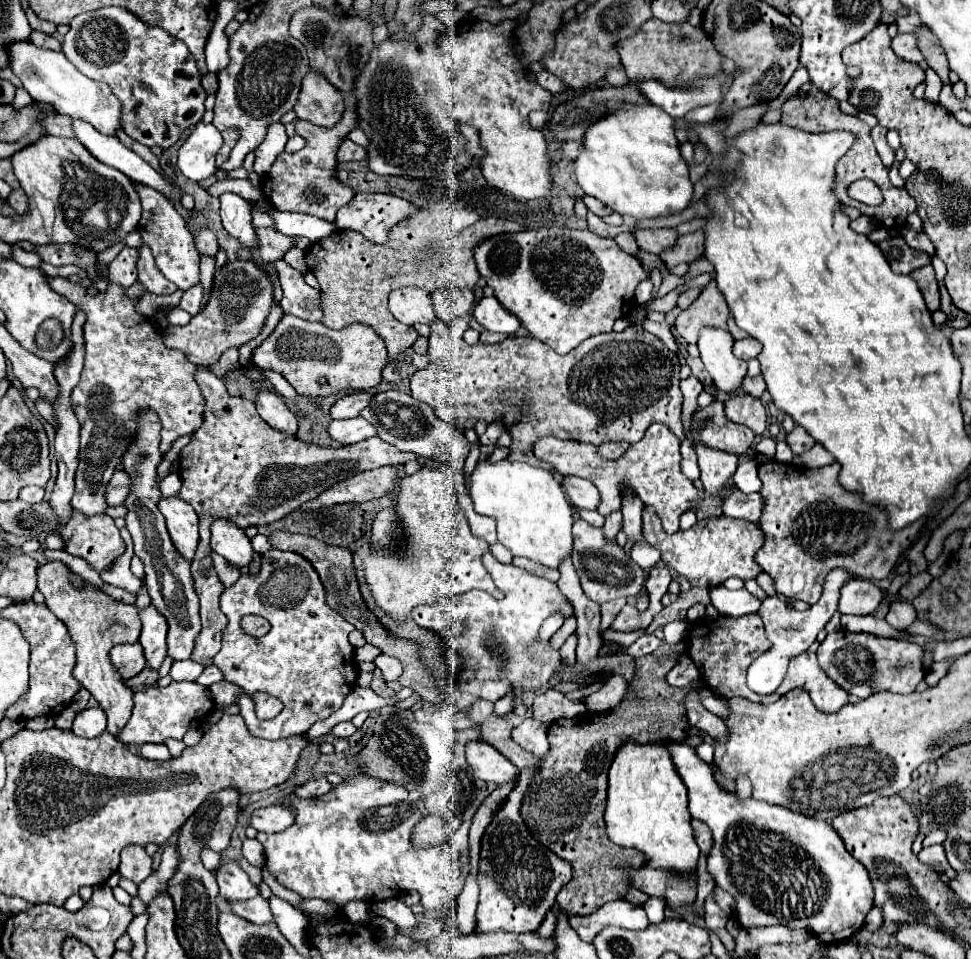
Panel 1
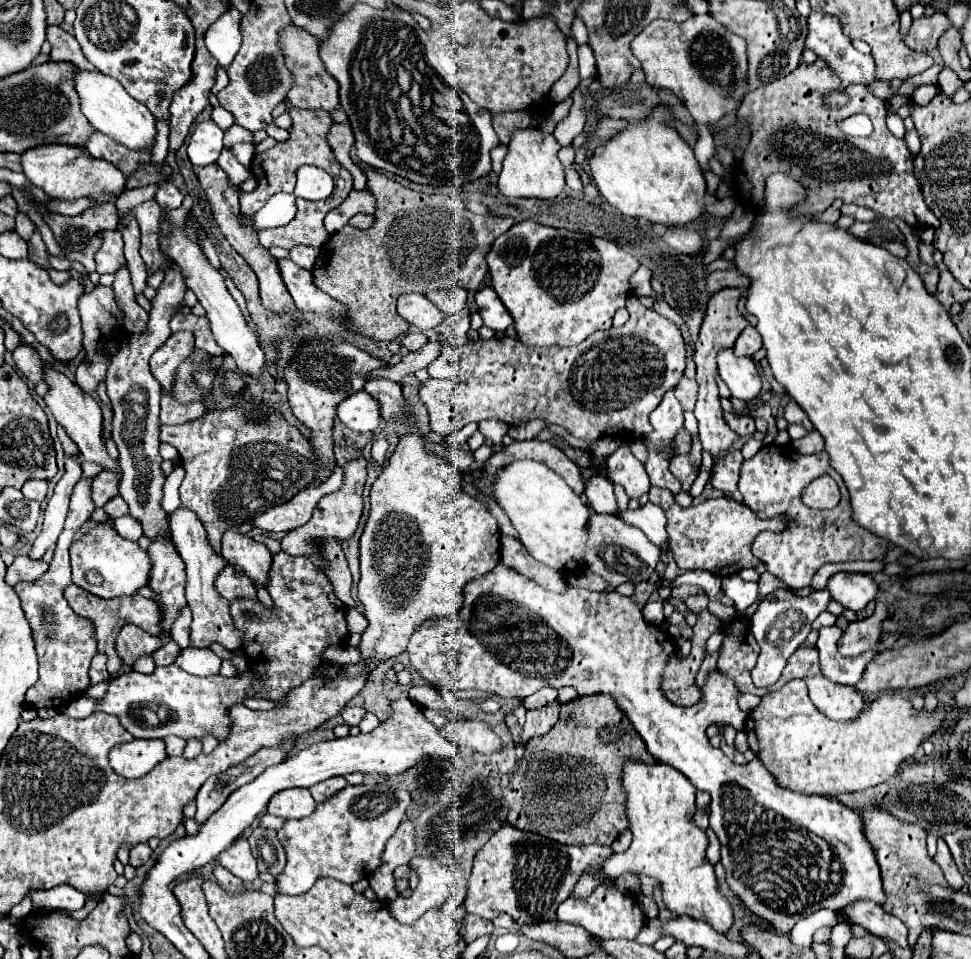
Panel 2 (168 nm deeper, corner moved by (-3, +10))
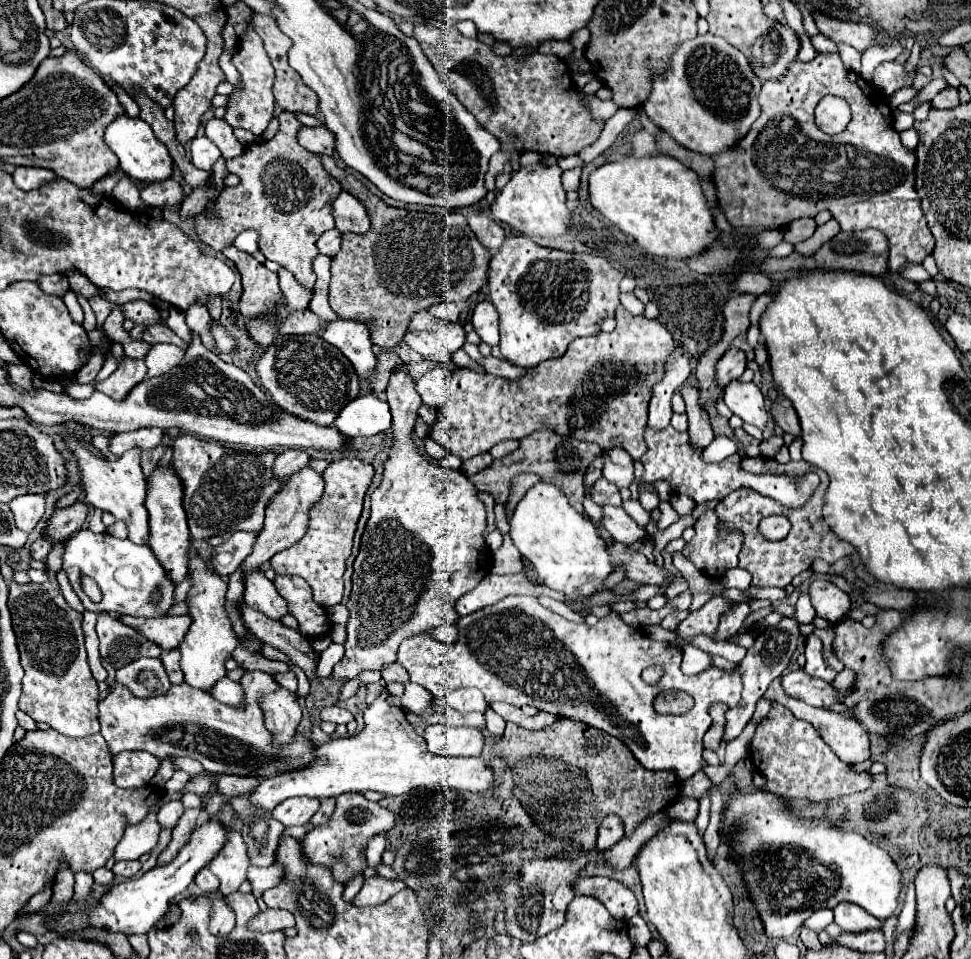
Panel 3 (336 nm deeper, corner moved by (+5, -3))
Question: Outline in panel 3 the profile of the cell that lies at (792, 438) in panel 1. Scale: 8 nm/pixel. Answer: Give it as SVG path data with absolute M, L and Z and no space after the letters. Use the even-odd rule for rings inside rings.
M784 398L784 400L776 400L770 406L770 414L774 418L774 422L788 434L800 434L800 422L798 422L798 414L794 412L794 406Z

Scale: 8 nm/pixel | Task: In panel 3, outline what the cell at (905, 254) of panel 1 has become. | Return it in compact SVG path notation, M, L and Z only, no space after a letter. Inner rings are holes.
M862 230L862 232L840 232L832 240L828 240L814 256L806 258L808 264L804 268L828 268L828 270L852 270L860 274L884 274L888 268L888 240L878 230Z

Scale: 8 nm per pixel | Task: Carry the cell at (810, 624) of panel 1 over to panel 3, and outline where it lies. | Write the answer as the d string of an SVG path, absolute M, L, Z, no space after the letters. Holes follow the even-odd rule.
M784 618L778 626L766 630L764 634L758 636L756 644L748 650L748 654L744 656L744 660L742 660L740 666L738 666L738 672L740 672L742 682L744 682L742 700L740 700L738 706L734 706L734 708L730 708L730 710L726 712L726 730L724 730L722 742L728 744L728 742L732 742L734 738L738 738L738 736L742 734L744 726L750 722L750 718L752 718L752 714L754 714L754 708L756 708L758 698L764 696L764 692L768 690L770 682L772 682L774 678L778 678L778 676L784 672L784 668L790 664L790 658L792 658L792 654L794 654L794 650L796 650L798 640L800 640L798 622L794 622L792 618Z

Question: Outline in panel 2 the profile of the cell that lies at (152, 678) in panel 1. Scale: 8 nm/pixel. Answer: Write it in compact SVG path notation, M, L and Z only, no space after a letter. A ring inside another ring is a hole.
M170 639L166 645L162 645L162 647L152 655L152 659L154 659L156 665L170 665L170 663L174 663L178 651L180 651L180 649L178 649L176 643Z

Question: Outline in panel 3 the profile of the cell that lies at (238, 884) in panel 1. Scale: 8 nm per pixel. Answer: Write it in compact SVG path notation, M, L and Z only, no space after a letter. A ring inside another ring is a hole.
M226 828L226 846L222 846L222 850L218 852L218 858L214 858L214 862L210 862L208 868L220 880L220 890L224 896L240 888L240 884L246 880L250 858L238 830Z

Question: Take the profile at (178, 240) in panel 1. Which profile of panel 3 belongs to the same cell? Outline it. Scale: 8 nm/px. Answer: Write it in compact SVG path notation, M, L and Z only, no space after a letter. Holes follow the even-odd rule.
M212 322L212 332L214 332L214 340L216 340L216 348L218 348L218 354L230 354L232 348L234 348L234 338L220 326L220 322Z

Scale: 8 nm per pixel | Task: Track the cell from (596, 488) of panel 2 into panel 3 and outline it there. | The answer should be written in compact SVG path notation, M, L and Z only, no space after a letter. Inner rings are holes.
M604 506L604 526L612 534L616 542L622 542L626 546L640 542L648 536L646 528L640 528L626 512L624 508L614 508L614 506Z

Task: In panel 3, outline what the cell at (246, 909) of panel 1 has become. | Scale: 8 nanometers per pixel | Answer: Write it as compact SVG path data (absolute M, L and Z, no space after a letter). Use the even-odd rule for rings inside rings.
M208 868L206 870L198 870L198 874L194 876L194 884L200 888L202 894L208 894L212 890L218 890L218 886L220 886L218 878Z

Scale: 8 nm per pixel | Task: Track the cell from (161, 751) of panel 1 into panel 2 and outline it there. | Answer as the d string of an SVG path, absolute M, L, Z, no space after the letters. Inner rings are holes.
M132 739L110 751L110 765L118 775L136 779L152 771L162 757L166 757L162 739Z

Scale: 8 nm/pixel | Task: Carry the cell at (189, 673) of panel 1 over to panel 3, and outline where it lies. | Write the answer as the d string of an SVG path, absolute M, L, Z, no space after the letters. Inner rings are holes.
M220 678L214 688L212 688L212 696L222 702L222 704L228 704L228 706L234 706L234 708L244 708L244 690L242 690L242 684L240 682L232 682L230 678Z

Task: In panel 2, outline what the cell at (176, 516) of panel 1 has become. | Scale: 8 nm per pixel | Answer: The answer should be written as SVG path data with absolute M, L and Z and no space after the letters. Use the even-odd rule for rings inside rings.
M178 507L170 515L170 533L172 533L174 547L178 549L178 555L182 557L182 561L186 565L186 577L188 577L186 579L186 601L194 615L194 621L190 627L192 647L208 647L210 643L218 641L226 649L238 649L240 647L240 631L236 631L232 625L228 601L224 597L220 597L214 587L214 579L216 579L218 571L226 565L226 559L210 549L206 531L204 531L202 523L198 521L198 515L186 507Z

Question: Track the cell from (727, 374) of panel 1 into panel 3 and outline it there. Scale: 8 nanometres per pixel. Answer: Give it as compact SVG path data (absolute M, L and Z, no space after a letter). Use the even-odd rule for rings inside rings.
M732 380L724 388L724 404L732 410L732 414L740 416L746 424L752 424L760 430L766 428L770 416L766 412L764 396L756 384L742 384L738 380Z

